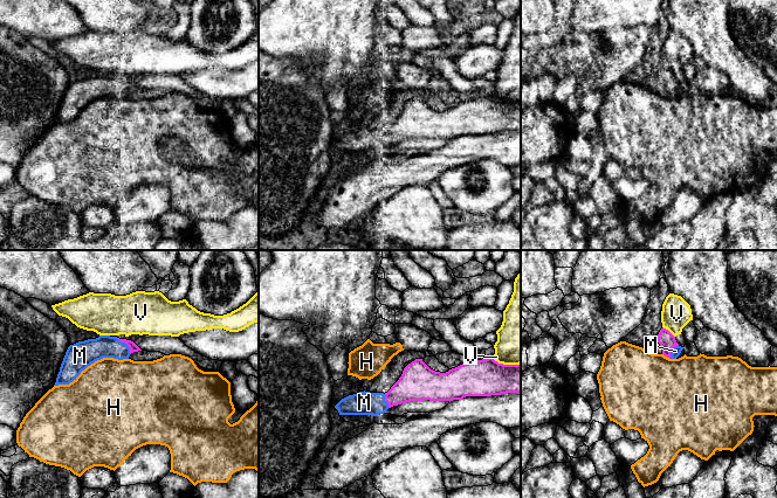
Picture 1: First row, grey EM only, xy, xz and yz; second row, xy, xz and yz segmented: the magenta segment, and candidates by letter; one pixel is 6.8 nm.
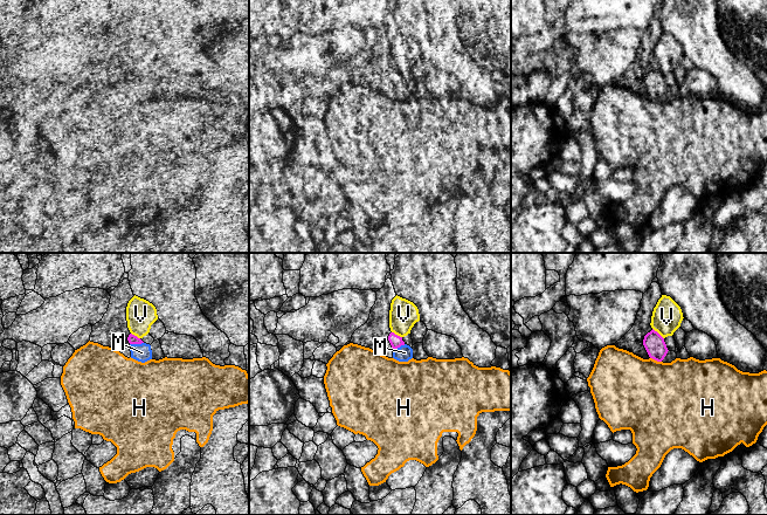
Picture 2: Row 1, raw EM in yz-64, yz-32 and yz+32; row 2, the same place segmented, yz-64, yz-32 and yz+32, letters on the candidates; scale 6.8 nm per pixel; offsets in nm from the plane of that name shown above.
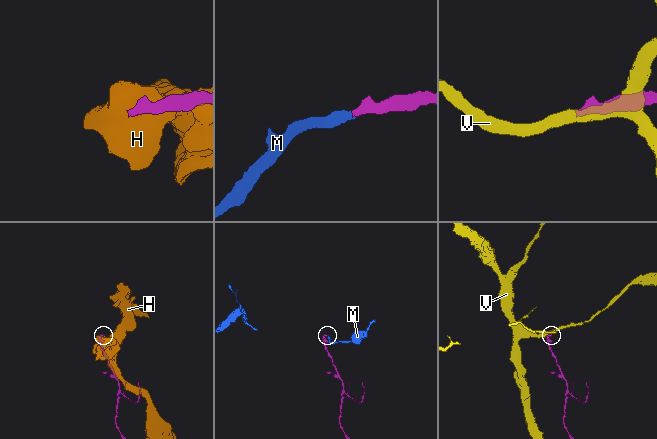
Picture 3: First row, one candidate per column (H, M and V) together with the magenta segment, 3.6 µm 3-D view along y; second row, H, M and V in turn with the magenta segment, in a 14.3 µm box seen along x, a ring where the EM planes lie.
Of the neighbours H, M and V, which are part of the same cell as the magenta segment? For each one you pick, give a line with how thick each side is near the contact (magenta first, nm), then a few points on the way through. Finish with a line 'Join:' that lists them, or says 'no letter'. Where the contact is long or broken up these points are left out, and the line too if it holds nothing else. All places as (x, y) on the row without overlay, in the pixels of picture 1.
M: 60/160 nm
Join: M

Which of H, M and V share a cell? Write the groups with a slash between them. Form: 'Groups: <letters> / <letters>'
Groups: H / M / V

